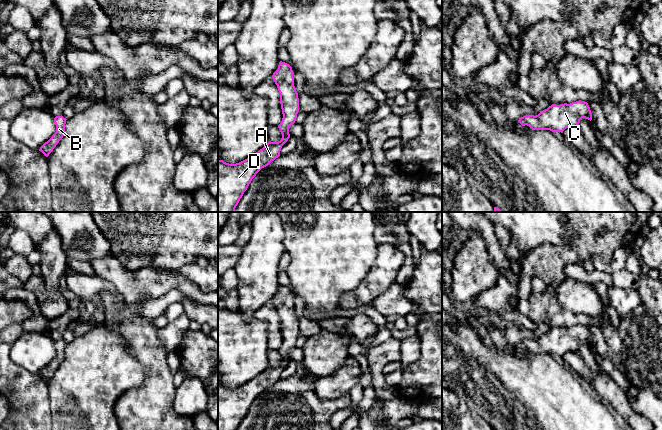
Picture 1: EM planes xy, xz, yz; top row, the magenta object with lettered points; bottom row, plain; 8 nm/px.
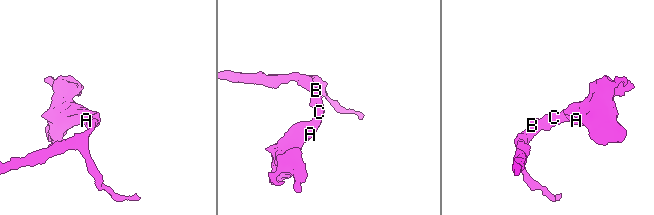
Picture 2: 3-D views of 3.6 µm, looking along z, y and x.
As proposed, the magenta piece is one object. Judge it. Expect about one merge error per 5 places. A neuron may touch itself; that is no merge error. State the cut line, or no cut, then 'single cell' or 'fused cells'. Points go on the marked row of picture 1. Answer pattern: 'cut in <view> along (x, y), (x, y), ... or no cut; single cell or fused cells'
no cut; single cell

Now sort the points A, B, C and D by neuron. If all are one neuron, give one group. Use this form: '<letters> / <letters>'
A B C D

